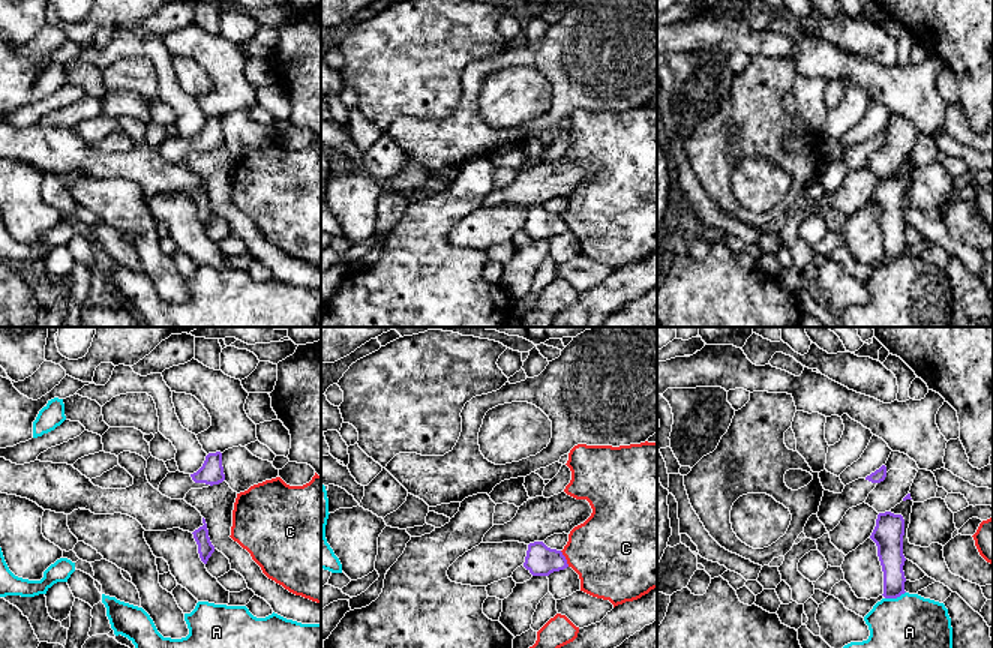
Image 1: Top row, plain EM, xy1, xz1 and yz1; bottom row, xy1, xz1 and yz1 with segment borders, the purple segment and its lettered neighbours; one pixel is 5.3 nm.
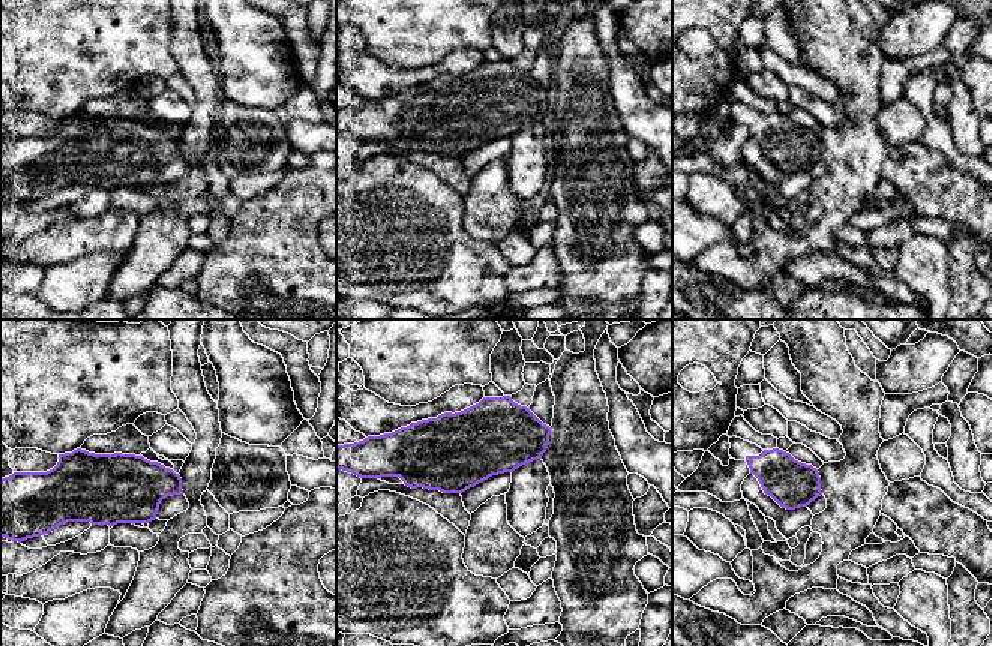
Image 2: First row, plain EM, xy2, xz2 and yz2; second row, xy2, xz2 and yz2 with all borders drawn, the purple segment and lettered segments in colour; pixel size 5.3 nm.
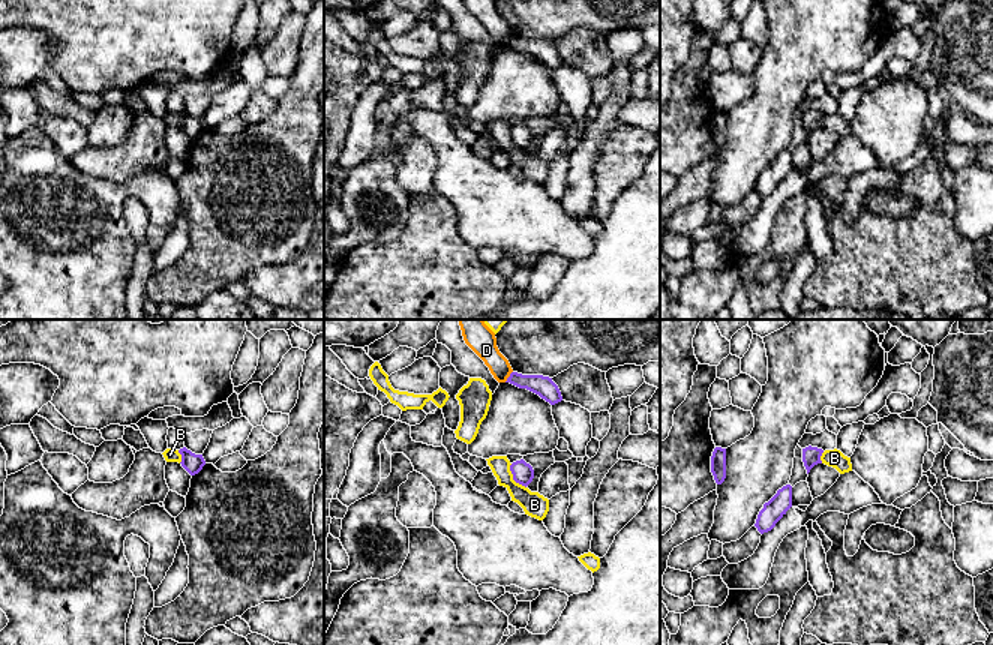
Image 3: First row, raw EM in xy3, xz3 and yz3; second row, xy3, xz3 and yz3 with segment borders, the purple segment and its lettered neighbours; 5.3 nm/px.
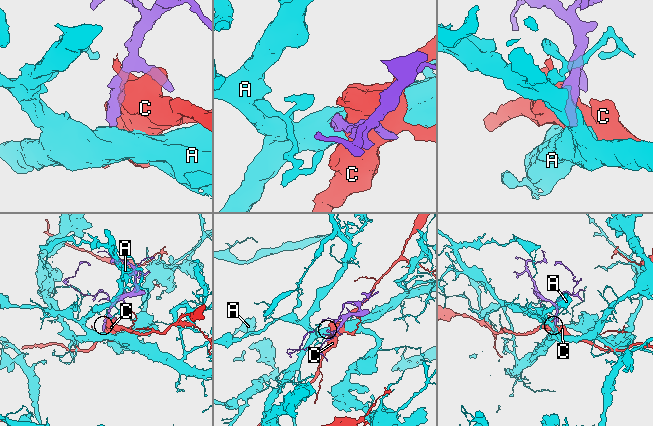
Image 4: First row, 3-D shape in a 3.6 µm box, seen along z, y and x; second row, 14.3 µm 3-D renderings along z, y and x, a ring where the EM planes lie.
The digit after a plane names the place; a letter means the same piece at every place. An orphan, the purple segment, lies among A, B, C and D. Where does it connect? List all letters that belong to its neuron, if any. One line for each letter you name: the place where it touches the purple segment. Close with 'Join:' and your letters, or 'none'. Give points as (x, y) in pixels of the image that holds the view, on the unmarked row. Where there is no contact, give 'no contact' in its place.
A: contact yz1 (894, 261)
Join: A

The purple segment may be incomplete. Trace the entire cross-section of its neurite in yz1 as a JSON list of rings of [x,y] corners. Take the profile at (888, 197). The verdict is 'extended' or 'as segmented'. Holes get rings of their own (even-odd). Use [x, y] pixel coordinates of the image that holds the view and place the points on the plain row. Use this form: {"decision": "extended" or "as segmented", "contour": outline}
{"decision": "extended", "contour": [[[891,176],[879,177],[870,202],[878,210],[884,236],[884,262],[864,280],[870,300],[838,314],[840,327],[946,327],[952,315],[952,291],[944,267],[904,255],[904,183]]]}

